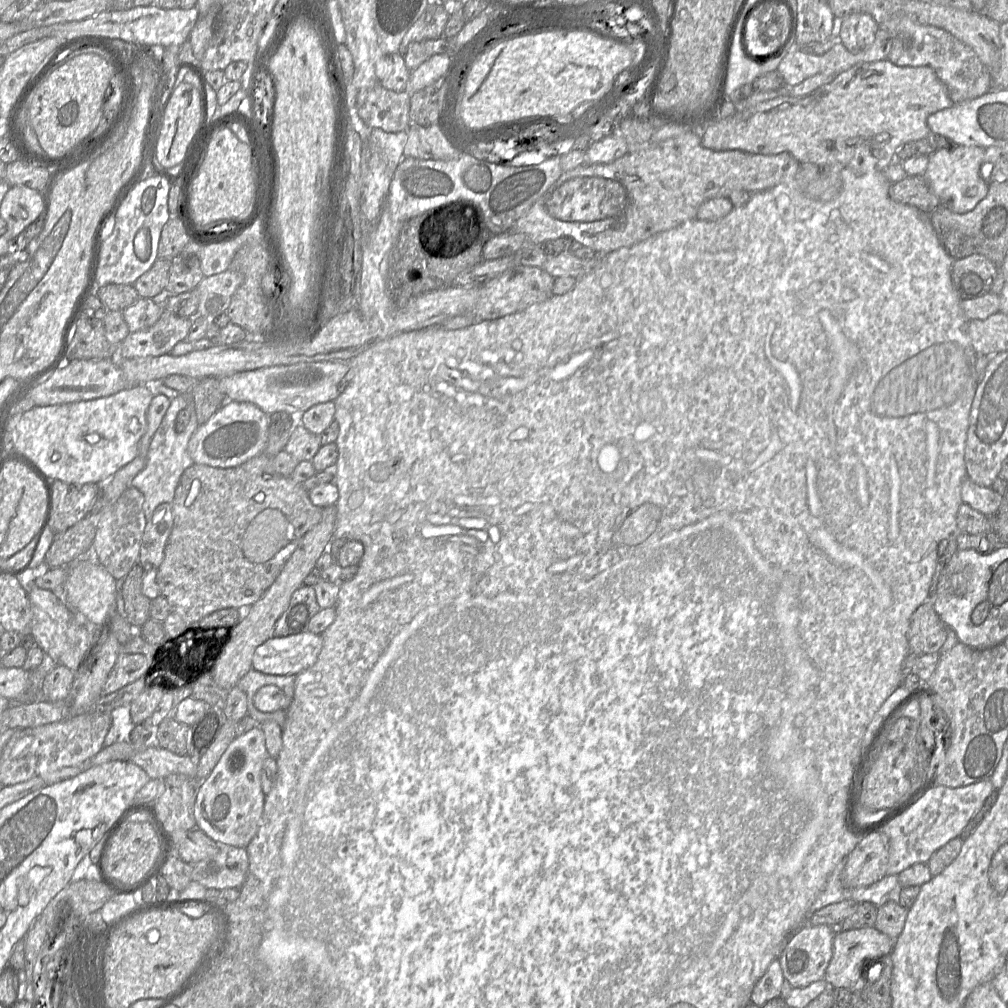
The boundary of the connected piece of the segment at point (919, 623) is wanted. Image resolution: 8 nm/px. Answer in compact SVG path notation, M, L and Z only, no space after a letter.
M925 601L910 617L908 643L910 652L924 655L939 652L948 634L931 602Z

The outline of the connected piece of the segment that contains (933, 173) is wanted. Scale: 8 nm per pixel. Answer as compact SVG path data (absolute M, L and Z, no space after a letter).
M956 145L952 149L940 149L929 156L928 167L923 176L940 204L962 214L973 210L985 198L989 184L980 175L984 153L985 149L981 147Z

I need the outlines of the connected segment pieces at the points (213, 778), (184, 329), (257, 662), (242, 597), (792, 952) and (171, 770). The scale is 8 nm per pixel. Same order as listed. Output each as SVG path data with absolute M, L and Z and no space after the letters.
M259 726L236 736L211 773L198 784L194 806L196 828L218 844L246 848L262 822L266 795L261 786L261 770L269 756Z
M164 307L164 312L154 325L147 329L130 332L128 334L128 336L118 345L117 357L119 359L128 359L157 357L169 354L177 343L186 340L192 324L193 318L180 317Z
M308 631L272 637L256 648L252 669L269 675L296 676L315 664L322 645L321 635Z
M286 411L274 412L269 415L267 445L259 455L233 468L215 468L209 465L193 463L193 465L183 472L171 503L174 523L165 546L164 560L156 570L156 582L160 588L161 596L167 599L172 608L172 612L176 612L181 616L188 626L196 624L204 617L221 609L237 608L240 610L247 610L251 607L276 580L304 535L321 521L323 508L312 504L309 499L309 492L301 486L301 483L297 483L289 477L274 474L272 458L284 450L291 434L298 425L299 416L290 414Z
M803 924L789 939L779 955L784 981L792 988L802 988L822 980L833 955L835 928L827 925Z
M146 747L130 760L142 768L151 779L163 780L172 774L183 774L194 779L197 763L189 756L177 755L160 747Z

